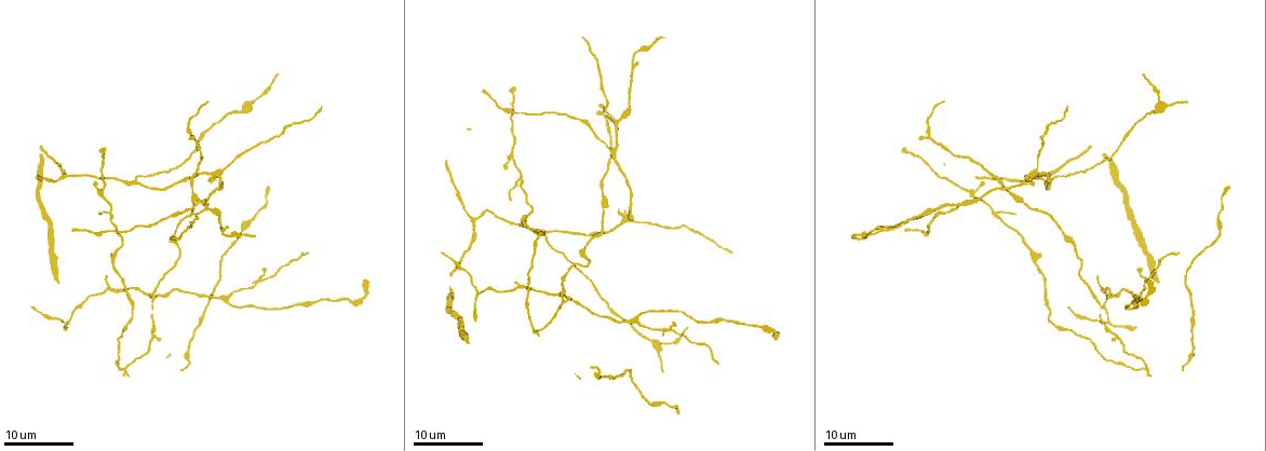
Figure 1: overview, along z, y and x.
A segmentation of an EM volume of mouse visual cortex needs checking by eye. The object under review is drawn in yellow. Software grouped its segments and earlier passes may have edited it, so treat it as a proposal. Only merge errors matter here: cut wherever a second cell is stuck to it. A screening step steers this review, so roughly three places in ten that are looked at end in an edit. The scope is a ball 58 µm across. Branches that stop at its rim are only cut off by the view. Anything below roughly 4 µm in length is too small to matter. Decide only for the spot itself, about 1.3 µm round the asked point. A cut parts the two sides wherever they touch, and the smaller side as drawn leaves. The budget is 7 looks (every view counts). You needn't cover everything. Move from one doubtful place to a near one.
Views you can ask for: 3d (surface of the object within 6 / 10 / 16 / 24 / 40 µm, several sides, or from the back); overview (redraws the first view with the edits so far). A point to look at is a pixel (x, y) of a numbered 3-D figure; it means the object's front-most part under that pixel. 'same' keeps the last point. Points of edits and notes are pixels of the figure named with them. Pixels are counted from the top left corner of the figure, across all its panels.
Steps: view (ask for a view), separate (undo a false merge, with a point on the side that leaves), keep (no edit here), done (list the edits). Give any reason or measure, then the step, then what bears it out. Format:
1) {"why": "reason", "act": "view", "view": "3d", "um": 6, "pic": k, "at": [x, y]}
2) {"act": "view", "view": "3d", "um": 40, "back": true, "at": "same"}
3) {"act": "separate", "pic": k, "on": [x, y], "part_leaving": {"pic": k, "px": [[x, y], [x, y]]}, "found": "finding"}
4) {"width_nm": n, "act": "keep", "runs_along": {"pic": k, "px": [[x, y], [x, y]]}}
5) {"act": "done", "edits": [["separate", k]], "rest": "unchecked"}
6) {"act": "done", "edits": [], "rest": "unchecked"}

{"why": "thin arm on a thick one", "act": "view", "view": "3d", "um": 16, "pic": 1, "at": [616, 123]}

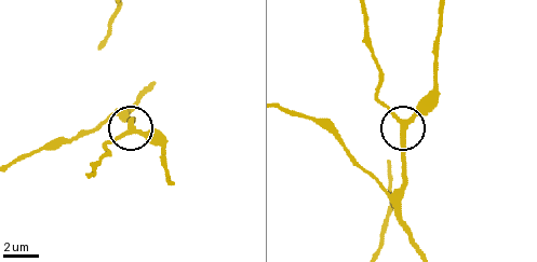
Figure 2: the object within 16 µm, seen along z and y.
{"why": "closer look", "act": "view", "view": "3d", "um": 10, "pic": 2, "at": [406, 122]}

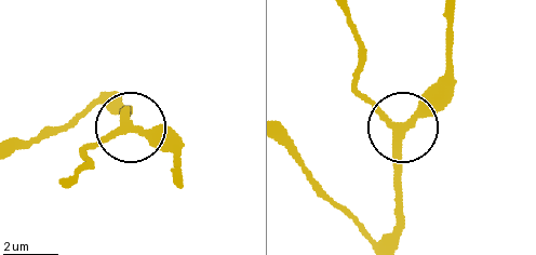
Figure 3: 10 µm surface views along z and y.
{"arms": 3, "act": "keep", "found": "all the same cell"}

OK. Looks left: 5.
{"why": "side arm on a straight run", "act": "view", "view": "3d", "um": 24, "pic": 1, "at": [519, 176]}

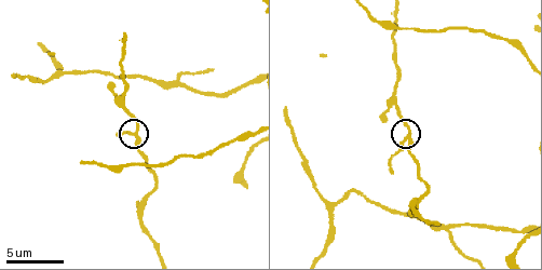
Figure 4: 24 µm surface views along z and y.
{"why": "closer look", "act": "view", "view": "3d", "um": 10, "pic": 4, "at": [136, 131]}

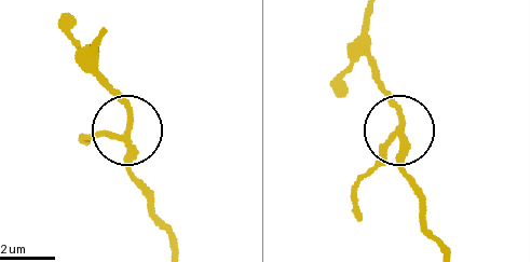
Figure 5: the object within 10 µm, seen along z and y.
{"width_nm": 190, "act": "keep", "runs_along": {"pic": 5, "px": [[445, 247], [400, 163], [398, 108], [380, 82]]}, "found": "all the same cell"}

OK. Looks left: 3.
{"act": "view", "view": "3d", "um": 16, "pic": 1, "at": [625, 222]}

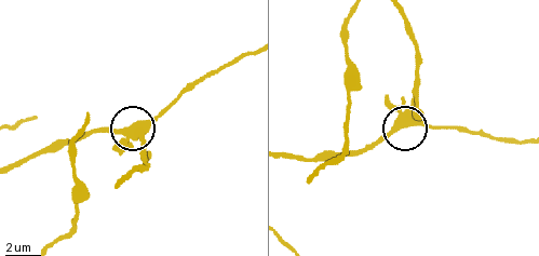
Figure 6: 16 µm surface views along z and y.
{"why": "zoom in", "act": "view", "view": "3d", "um": 10, "pic": 6, "at": [128, 128]}

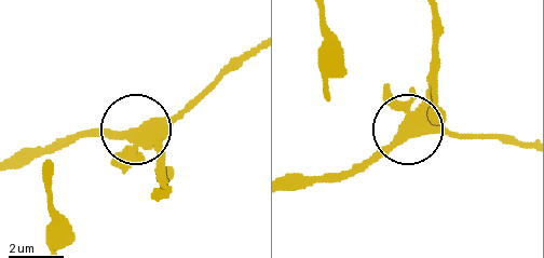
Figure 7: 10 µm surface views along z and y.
{"width_nm": 460, "act": "keep", "found": "one cell here"}

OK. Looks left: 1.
{"act": "done", "edits": [], "rest": "unchecked"}

